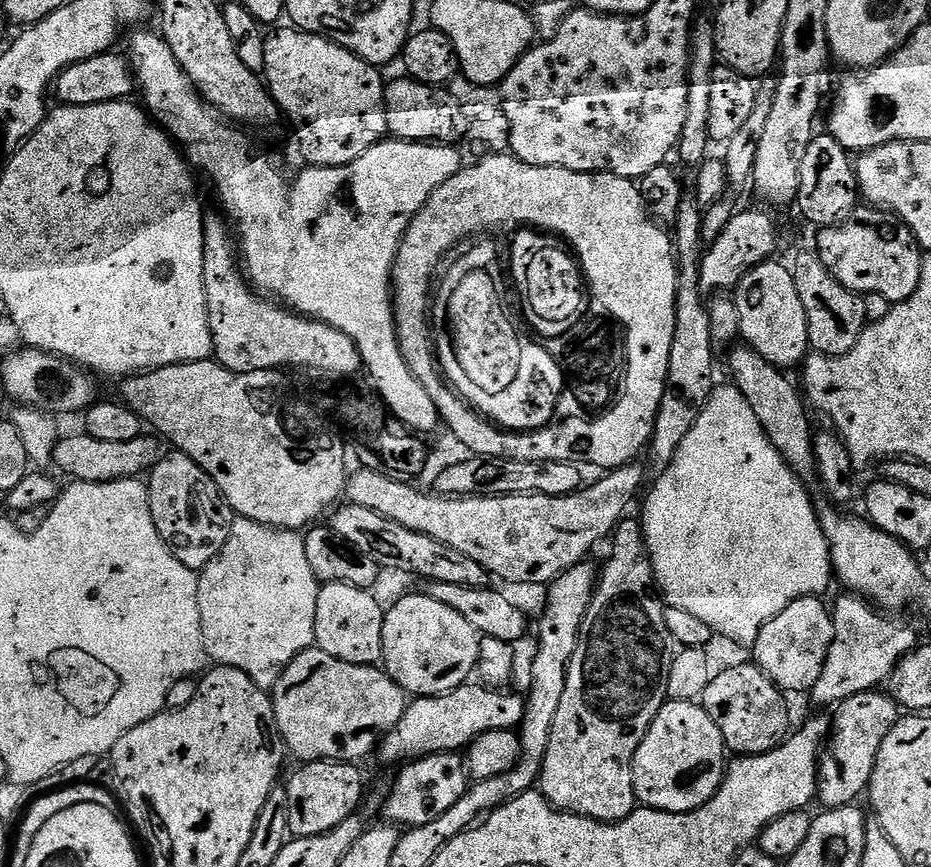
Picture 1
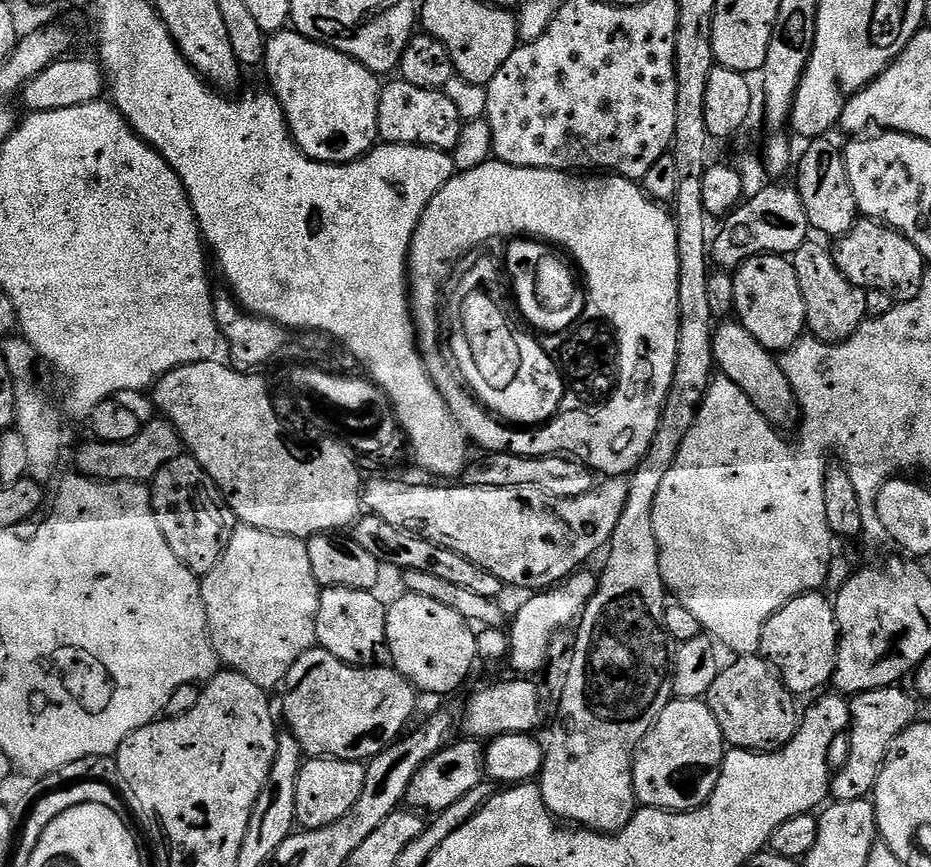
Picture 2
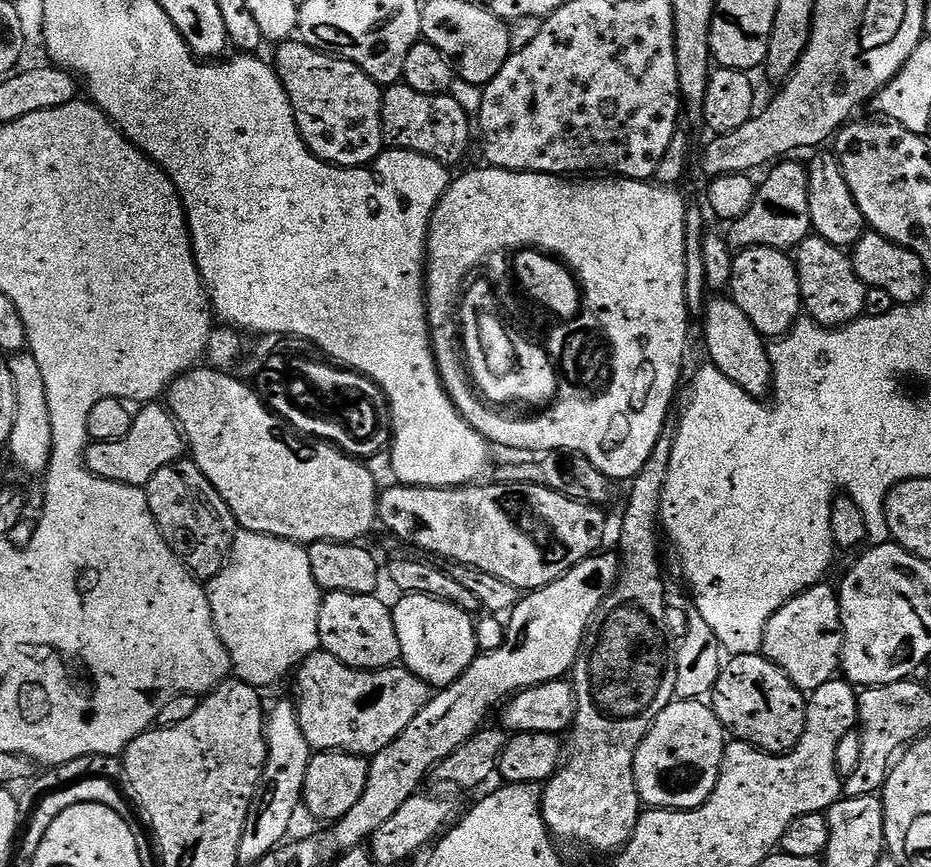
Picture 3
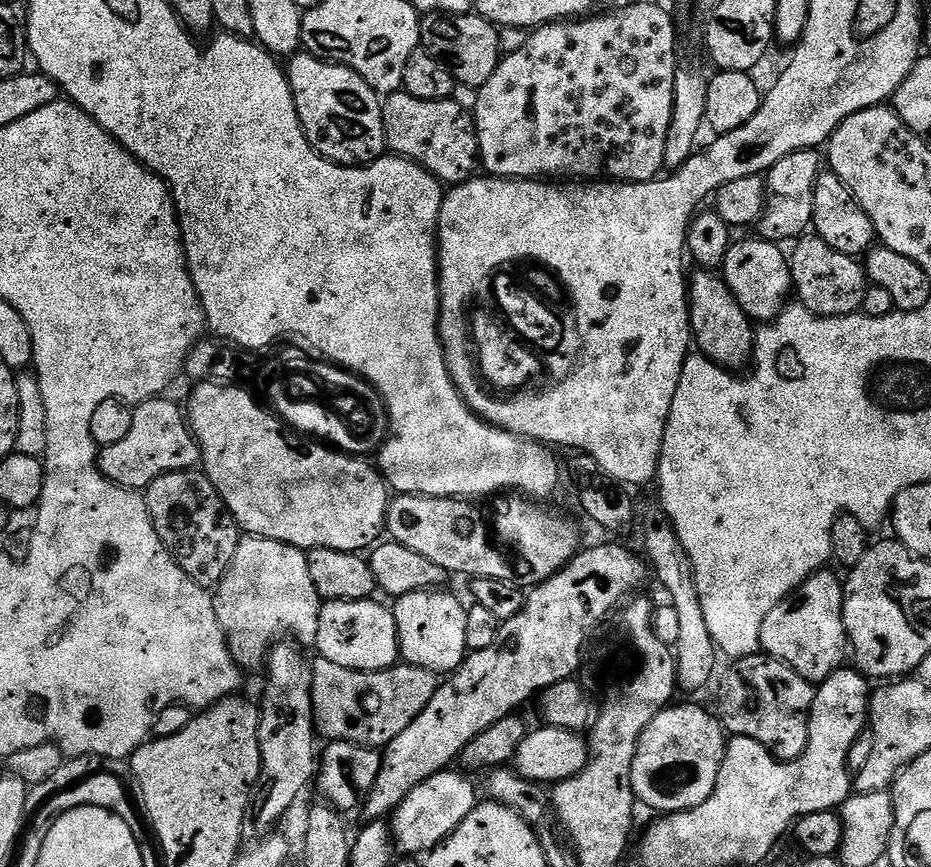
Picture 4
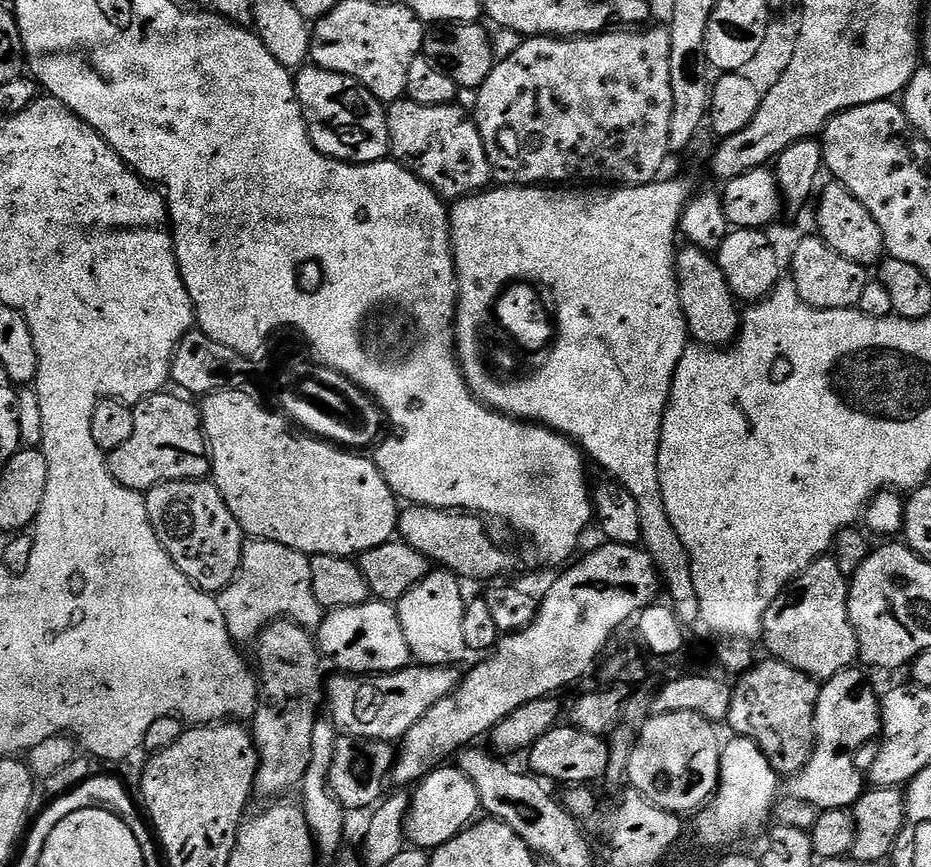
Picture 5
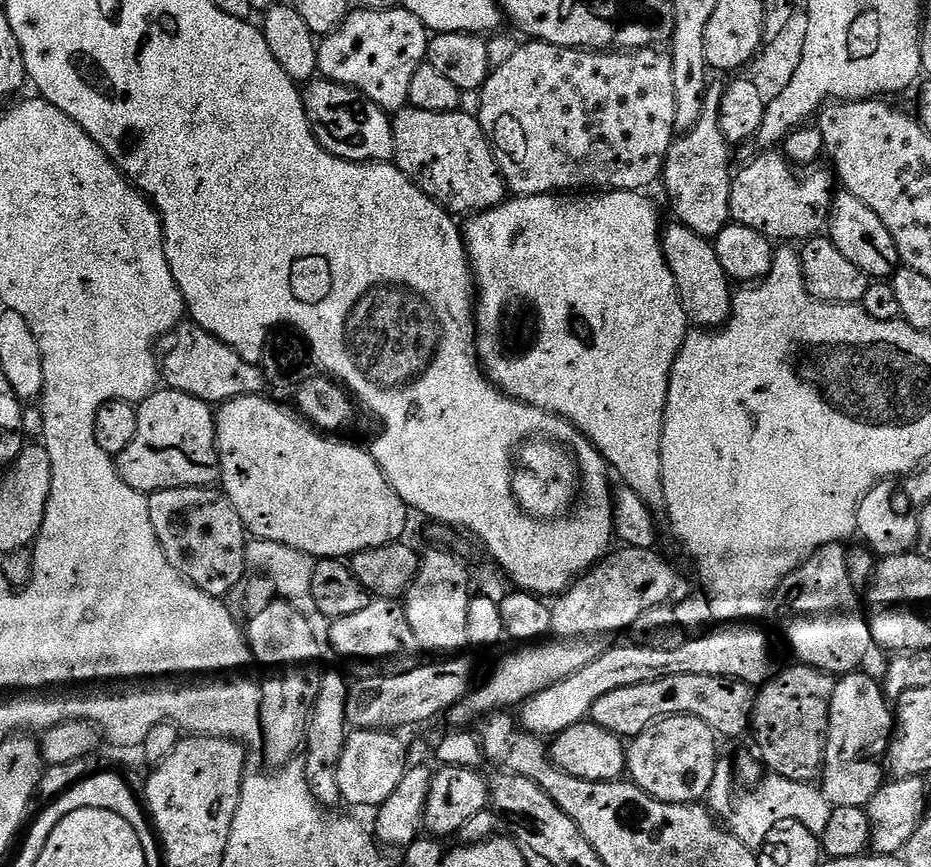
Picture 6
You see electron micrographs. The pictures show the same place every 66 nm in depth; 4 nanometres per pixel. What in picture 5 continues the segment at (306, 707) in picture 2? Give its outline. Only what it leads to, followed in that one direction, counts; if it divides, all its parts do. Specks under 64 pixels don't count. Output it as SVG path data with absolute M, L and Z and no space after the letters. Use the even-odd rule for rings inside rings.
M439 664L409 666L401 672L336 674L326 684L326 712L341 736L396 742L434 702L442 702L442 698L449 696L461 679L459 667Z

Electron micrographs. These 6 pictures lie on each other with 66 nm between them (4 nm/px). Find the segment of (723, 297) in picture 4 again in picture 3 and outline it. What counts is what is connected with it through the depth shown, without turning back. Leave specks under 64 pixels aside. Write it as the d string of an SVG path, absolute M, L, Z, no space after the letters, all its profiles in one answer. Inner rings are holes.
M712 298L705 303L702 313L704 319L704 348L708 351L707 359L734 386L742 386L746 394L757 398L769 395L771 387L771 364L767 355L765 337L742 314L742 310L731 298Z

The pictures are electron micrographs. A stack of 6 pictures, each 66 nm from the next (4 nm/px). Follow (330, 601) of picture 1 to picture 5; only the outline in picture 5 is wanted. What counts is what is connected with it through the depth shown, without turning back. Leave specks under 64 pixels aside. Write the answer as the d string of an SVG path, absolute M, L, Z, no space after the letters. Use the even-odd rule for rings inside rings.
M388 602L333 608L325 615L320 627L315 629L314 639L321 657L344 674L401 672L414 660L406 646L406 634L402 634L402 622L395 607Z

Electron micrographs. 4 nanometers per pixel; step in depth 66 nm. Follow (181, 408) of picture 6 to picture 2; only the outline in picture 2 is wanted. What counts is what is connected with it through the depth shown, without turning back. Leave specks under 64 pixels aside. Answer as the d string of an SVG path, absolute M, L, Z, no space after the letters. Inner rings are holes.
M155 418L141 427L140 433L134 438L130 438L130 442L102 442L95 438L89 439L89 444L84 444L76 452L76 468L75 471L81 476L86 476L90 480L99 480L101 482L151 482L158 474L158 470L162 470L162 466L166 466L166 462L170 462L174 457L181 455L182 445L180 443L180 435L176 432L173 424L168 423L163 418Z

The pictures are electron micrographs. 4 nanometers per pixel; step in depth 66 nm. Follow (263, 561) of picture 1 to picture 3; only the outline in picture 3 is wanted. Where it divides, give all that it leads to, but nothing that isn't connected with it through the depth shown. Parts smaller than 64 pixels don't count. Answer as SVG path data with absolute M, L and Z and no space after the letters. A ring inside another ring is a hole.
M241 531L232 543L232 551L224 569L213 580L207 581L206 587L216 633L224 643L224 651L228 654L235 679L241 680L243 684L265 690L271 684L278 683L288 671L289 675L293 669L303 664L306 657L321 651L318 614L322 589L318 582L314 582L305 545L277 536Z

